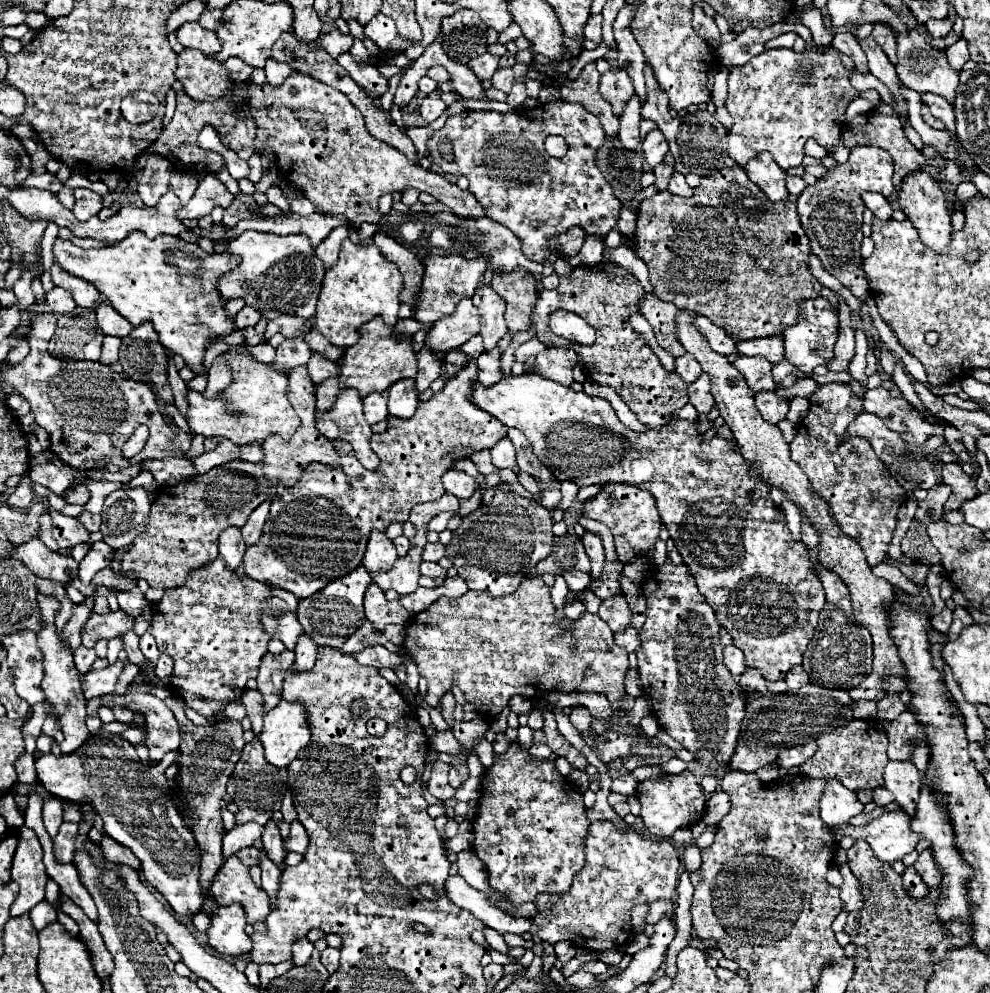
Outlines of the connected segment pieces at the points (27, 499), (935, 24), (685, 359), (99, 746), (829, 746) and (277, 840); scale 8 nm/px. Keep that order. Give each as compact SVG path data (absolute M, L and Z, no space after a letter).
M23 474L19 486L9 494L7 504L15 506L15 508L29 508L33 496L35 496L35 492L33 492L33 480L29 478L29 474Z
M931 18L925 26L927 26L927 30L929 30L929 34L931 34L933 38L943 38L943 36L947 36L947 34L951 32L953 22L951 22L949 18L943 18L943 20L935 20L935 18Z
M683 354L683 356L675 358L675 372L677 372L679 376L683 376L683 380L687 380L687 382L691 384L693 380L699 378L699 374L701 374L703 370L701 370L699 362L697 362L691 354Z
M99 730L71 754L41 754L35 760L37 778L57 798L89 802L101 814L105 832L119 844L131 848L141 860L145 880L157 888L179 916L201 910L199 888L199 846L181 818L163 768L145 768L137 750L121 734Z
M853 720L841 730L821 734L817 744L817 754L801 764L801 774L809 778L837 778L849 790L873 790L883 784L883 768L889 762L887 736L875 720Z
M269 820L269 822L267 822L267 828L265 828L265 832L263 832L261 840L263 840L263 846L265 846L267 856L269 856L269 858L279 866L279 868L283 868L283 866L285 866L283 838L281 838L279 828L277 828L277 824L275 824L273 820Z

